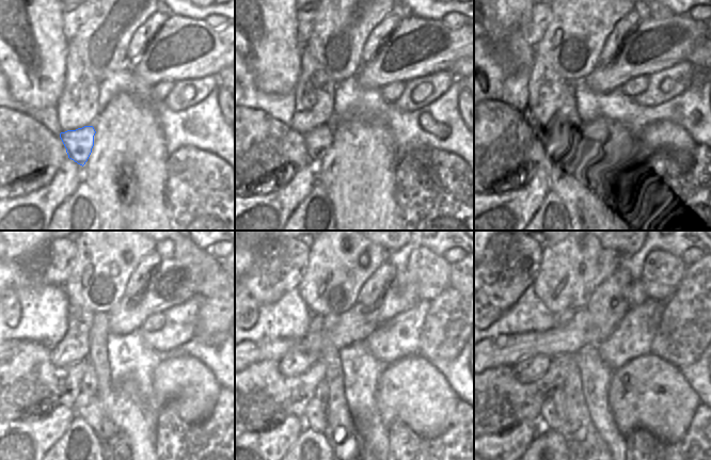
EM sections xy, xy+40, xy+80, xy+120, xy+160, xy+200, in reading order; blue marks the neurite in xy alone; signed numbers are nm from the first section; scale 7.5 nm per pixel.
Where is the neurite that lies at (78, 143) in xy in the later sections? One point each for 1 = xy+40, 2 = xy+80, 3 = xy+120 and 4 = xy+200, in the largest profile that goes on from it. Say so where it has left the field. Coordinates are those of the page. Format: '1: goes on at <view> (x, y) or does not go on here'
1: goes on at xy+40 (318, 141)
2: goes on at xy+80 (561, 137)
3: goes on at xy+120 (88, 385)
4: goes on at xy+200 (558, 397)

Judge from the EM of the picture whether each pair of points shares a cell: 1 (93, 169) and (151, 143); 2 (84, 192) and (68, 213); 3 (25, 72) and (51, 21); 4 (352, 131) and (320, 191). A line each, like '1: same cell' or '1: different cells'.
1: same cell
2: same cell
3: same cell
4: different cells

